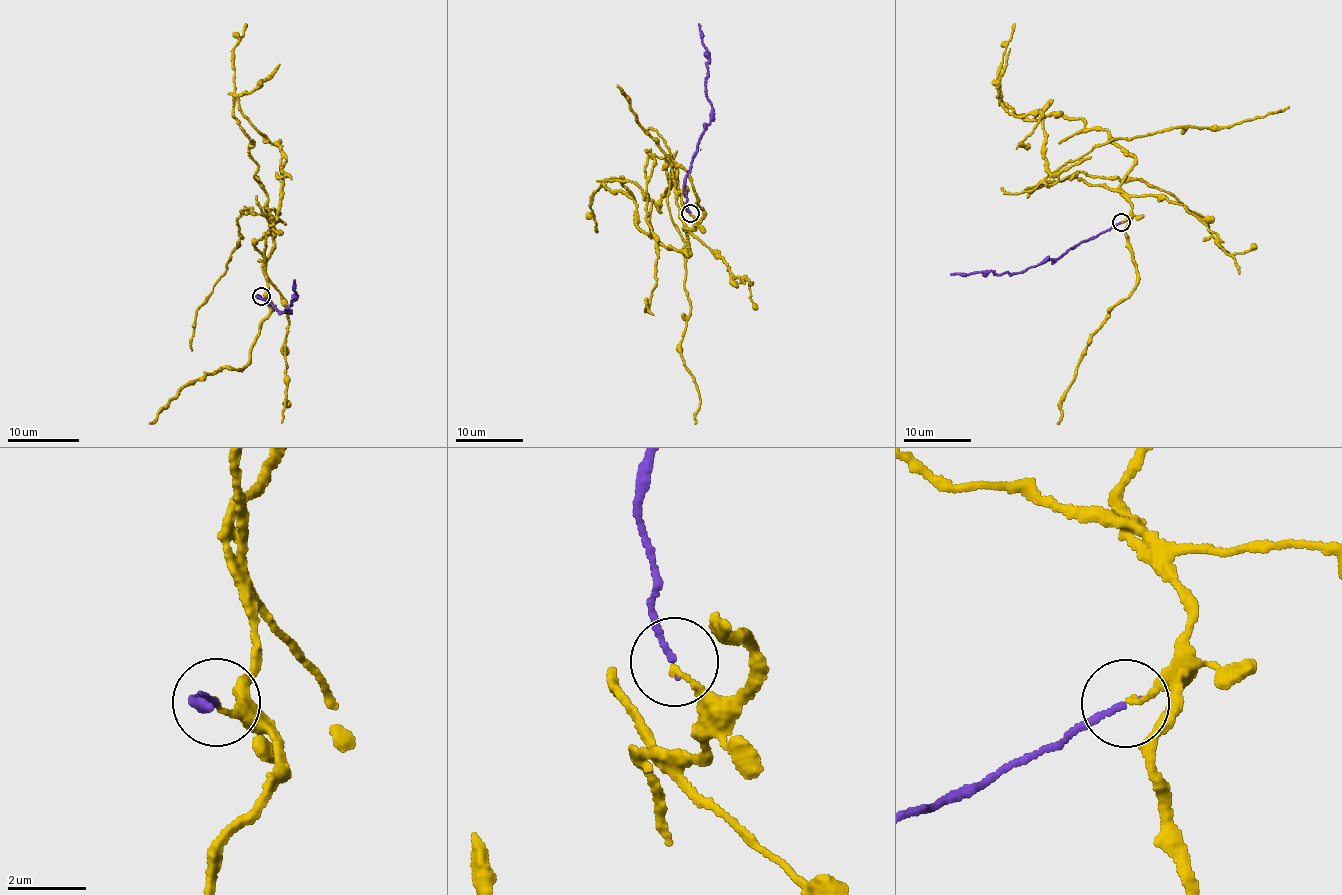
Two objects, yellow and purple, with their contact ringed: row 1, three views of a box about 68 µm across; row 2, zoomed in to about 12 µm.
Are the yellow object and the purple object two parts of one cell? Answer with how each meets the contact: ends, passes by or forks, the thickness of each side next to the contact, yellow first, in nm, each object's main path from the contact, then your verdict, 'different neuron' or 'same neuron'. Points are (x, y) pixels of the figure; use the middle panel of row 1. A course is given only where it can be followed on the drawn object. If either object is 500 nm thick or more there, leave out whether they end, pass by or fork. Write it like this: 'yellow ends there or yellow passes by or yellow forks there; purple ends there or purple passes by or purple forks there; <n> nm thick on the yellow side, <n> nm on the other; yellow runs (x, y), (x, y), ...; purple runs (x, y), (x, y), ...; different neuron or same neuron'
yellow ends there; purple ends there; 130 nm thick on the yellow side, 130 nm on the other; yellow runs (689, 213), (692, 232), (672, 165), (667, 198), (684, 243), (690, 316), (681, 355), (700, 399), (695, 424); purple runs (689, 213), (684, 182), (699, 138), (707, 126), (711, 105), (705, 86), (709, 52), (701, 39), (698, 23); different neuron

